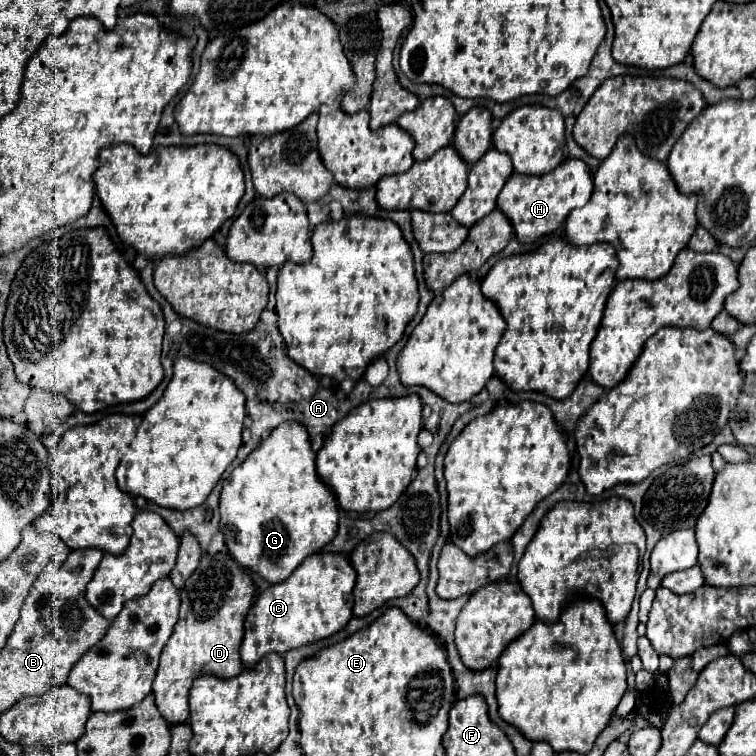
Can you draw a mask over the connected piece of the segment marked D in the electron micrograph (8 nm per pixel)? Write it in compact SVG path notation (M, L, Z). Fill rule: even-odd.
M202 554L200 566L180 590L180 618L162 650L152 688L156 694L156 706L170 724L188 720L188 692L194 678L202 674L232 678L242 672L244 664L240 660L240 644L244 634L244 618L254 602L254 594L256 586L252 578L230 554Z

